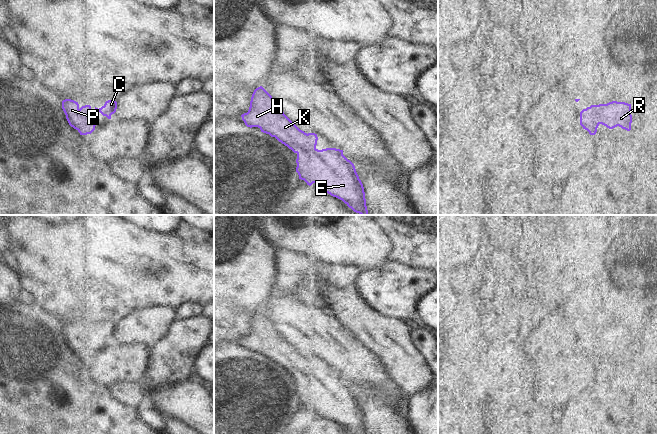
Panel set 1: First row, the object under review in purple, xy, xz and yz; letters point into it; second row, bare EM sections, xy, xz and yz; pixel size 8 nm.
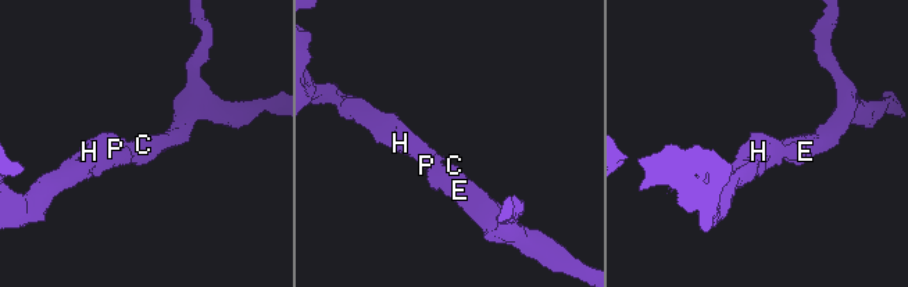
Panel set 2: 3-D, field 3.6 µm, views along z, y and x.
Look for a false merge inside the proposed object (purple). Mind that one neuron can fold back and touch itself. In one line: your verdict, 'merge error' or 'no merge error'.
no merge error

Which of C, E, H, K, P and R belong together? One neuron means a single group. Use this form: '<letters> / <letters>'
C E H K P R

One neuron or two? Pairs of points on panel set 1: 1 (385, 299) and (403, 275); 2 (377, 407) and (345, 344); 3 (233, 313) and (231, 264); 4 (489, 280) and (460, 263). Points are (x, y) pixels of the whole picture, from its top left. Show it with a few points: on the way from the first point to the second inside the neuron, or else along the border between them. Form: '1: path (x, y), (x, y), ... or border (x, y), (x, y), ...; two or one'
1: path (391, 293), (401, 281); one
2: border (354, 387), (368, 386), (373, 394), (388, 398); two
3: path (231, 301), (231, 276); one
4: border (481, 250), (476, 278); two

